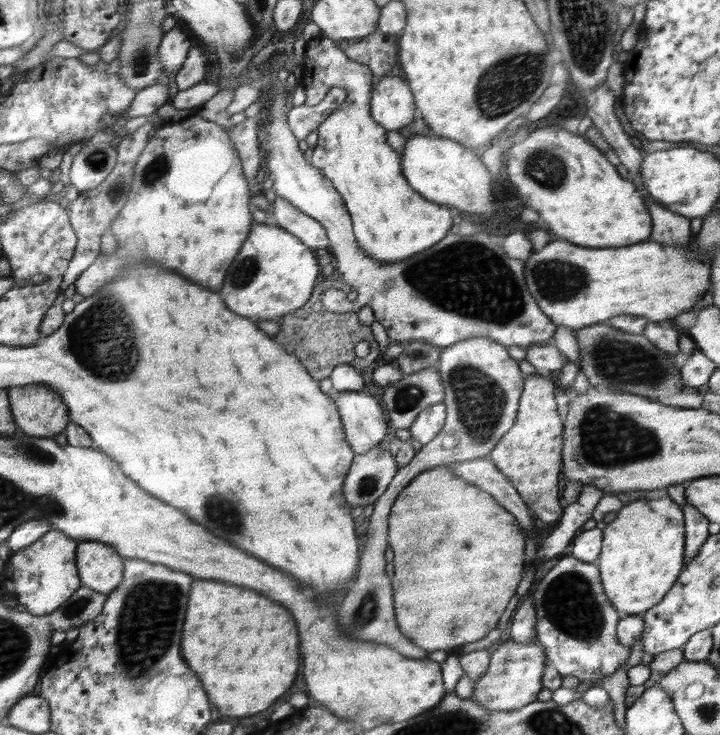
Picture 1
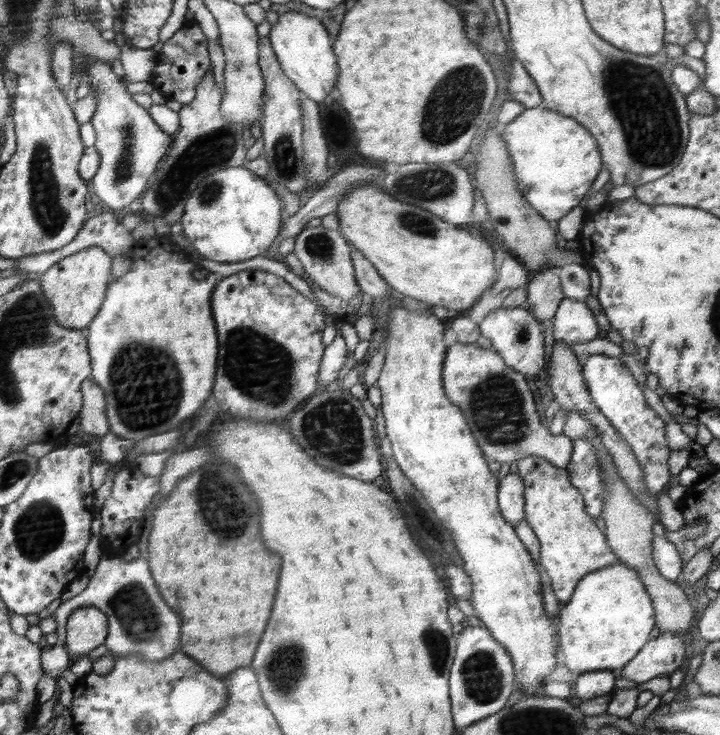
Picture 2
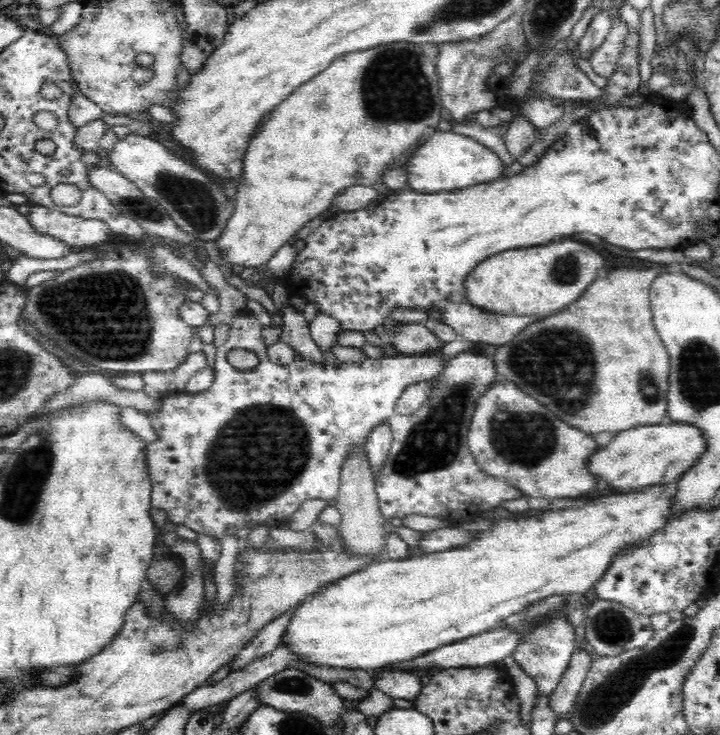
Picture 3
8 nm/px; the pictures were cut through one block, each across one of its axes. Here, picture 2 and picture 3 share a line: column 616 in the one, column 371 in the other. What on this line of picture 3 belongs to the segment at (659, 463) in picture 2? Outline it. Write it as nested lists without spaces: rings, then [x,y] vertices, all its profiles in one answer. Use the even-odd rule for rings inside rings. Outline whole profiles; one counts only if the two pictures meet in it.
[[[246,310],[240,311],[232,320],[230,320],[230,330],[228,330],[228,340],[216,348],[214,362],[214,384],[197,393],[178,393],[170,395],[160,401],[160,406],[151,413],[147,414],[150,419],[152,428],[158,434],[158,442],[148,443],[146,451],[147,471],[152,485],[151,506],[166,511],[167,518],[175,524],[183,524],[191,528],[198,534],[208,534],[220,539],[224,530],[228,526],[234,525],[237,528],[246,528],[250,522],[266,523],[268,520],[276,520],[276,524],[287,524],[291,520],[292,514],[300,508],[306,500],[312,498],[321,498],[322,500],[337,499],[340,494],[340,474],[341,466],[344,460],[348,458],[348,453],[353,447],[365,447],[371,430],[376,426],[380,426],[382,422],[395,414],[396,402],[402,396],[405,387],[414,385],[423,381],[428,381],[442,374],[442,366],[446,366],[446,360],[440,354],[426,354],[426,356],[392,356],[392,358],[384,358],[382,360],[374,360],[368,357],[368,360],[354,364],[348,361],[348,364],[338,364],[336,368],[330,364],[320,366],[320,362],[312,362],[311,359],[303,358],[303,355],[295,354],[295,358],[286,366],[278,366],[268,359],[266,353],[268,345],[262,339],[262,325],[256,318],[249,314]],[[241,348],[246,351],[254,352],[259,358],[258,366],[248,368],[247,370],[238,370],[232,364],[228,363],[226,356],[231,350]]]

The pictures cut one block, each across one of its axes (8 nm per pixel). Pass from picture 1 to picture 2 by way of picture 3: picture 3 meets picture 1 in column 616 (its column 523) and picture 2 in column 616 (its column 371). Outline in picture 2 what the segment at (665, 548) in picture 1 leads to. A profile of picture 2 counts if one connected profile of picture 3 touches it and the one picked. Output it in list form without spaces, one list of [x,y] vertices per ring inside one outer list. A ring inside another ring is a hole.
[[[620,563],[588,573],[576,586],[574,596],[559,610],[557,616],[560,621],[560,652],[564,656],[566,668],[577,677],[582,672],[612,671],[612,668],[628,665],[649,641],[648,636],[654,628],[653,604],[638,572],[626,564]]]

